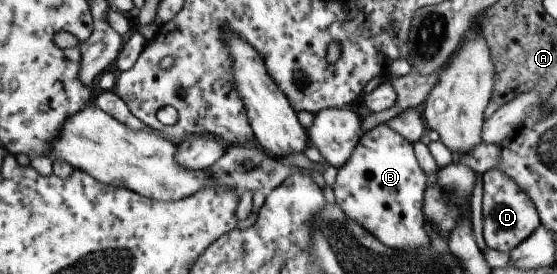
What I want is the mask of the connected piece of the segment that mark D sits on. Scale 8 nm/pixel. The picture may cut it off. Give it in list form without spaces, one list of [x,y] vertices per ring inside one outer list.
[[[493,167],[482,173],[482,237],[487,248],[510,252],[540,224],[532,201],[501,170]]]

